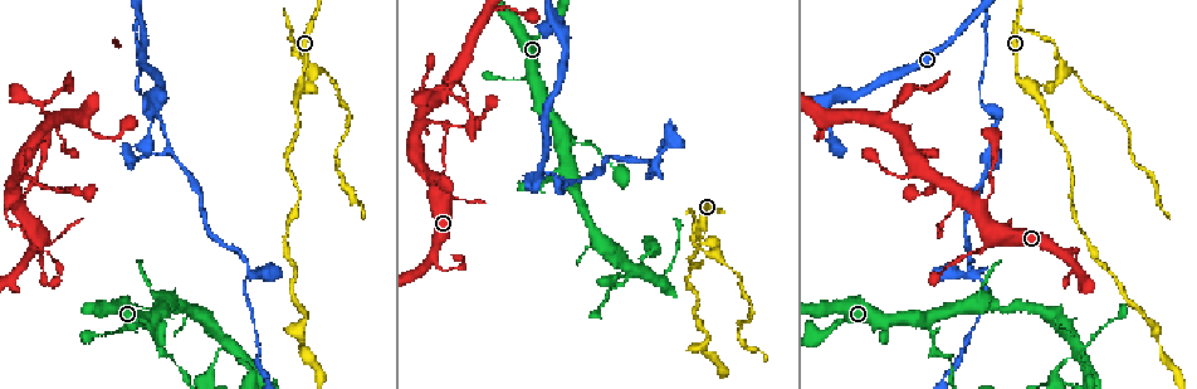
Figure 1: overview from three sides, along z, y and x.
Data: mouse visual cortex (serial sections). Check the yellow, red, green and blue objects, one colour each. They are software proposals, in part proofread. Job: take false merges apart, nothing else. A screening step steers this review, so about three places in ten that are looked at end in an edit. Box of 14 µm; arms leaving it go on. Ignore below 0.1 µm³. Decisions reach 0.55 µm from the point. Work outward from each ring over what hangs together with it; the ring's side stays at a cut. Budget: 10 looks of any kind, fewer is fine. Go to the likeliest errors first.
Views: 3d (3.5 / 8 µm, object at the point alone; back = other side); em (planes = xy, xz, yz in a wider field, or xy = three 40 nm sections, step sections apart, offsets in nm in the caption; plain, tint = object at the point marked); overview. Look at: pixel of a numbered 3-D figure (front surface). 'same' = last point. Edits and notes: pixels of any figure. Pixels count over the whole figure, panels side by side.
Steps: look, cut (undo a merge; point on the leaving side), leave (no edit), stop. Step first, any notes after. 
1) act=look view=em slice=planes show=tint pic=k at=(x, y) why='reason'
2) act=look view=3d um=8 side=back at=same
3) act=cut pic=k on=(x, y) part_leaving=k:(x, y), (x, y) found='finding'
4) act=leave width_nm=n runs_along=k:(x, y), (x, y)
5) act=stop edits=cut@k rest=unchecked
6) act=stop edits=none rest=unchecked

act=look view=3d um=3.5 pic=1 at=(934, 345) why='a narrow waist'

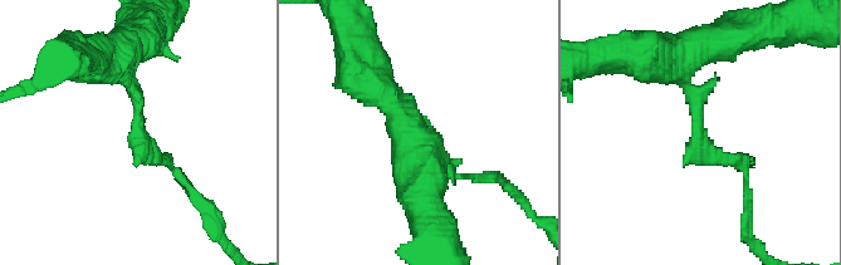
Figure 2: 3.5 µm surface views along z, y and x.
act=look view=em slice=xy step=1 show=tint pic=2 at=(137, 124) arm_widths_nm=200,350 why='need the tissue'

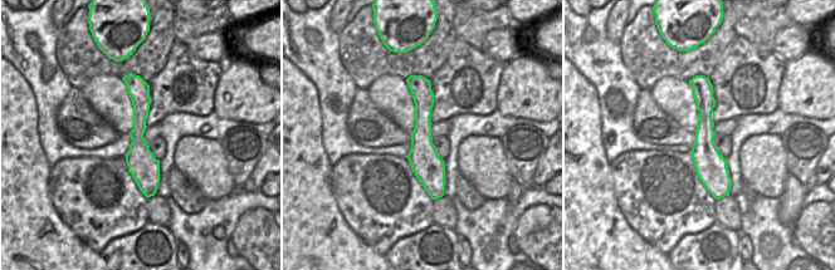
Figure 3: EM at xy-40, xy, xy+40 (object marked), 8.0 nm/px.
act=leave runs_along=2:(668, 60), (697, 96), (699, 141), (744, 172) found='one cell here'

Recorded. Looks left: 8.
act=look view=3d um=3.5 pic=1 at=(635, 267) why='narrows sharply'

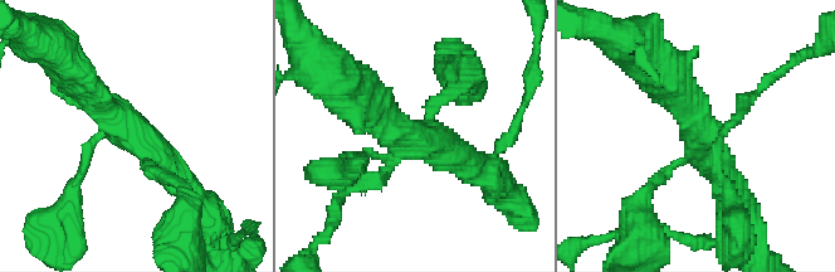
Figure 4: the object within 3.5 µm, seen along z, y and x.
act=look view=em slice=planes show=tint pic=4 at=(407, 134)

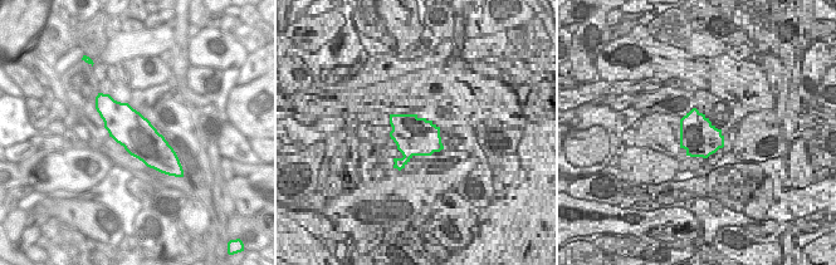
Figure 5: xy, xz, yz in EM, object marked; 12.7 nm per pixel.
act=leave runs_along=4:(71, 72), (182, 184) found='all the same cell'

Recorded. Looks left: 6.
act=look view=3d um=8 side=back pic=1 at=(981, 11) why='two arms in line, one across'

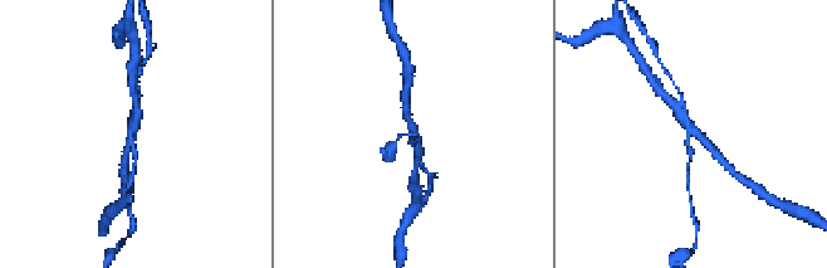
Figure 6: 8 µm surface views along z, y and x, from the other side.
act=look view=em slice=planes show=tint pic=6 at=(132, 131) arms=3 arm_widths_nm=150,200,300 why='need the tissue'

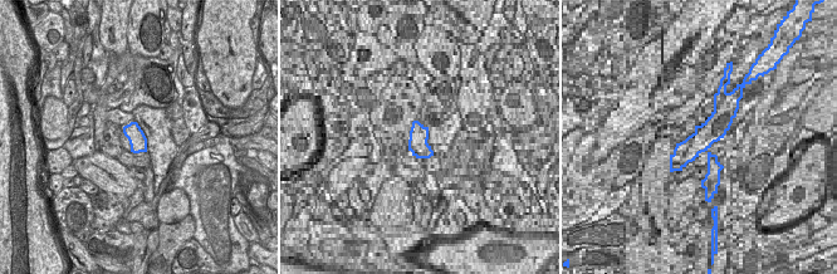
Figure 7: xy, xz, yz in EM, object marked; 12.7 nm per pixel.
act=cut pic=6 on=(135, 156) found='two cells meet here'

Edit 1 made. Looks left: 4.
act=look view=3d um=3.5 pic=1 at=(455, 125) why='narrows sharply'

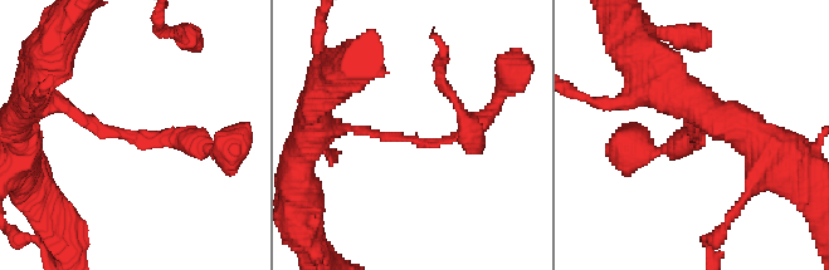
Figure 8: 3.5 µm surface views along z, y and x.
act=look view=em slice=xy step=5 show=plain pic=8 at=(408, 138) arm_widths_nm=150,200

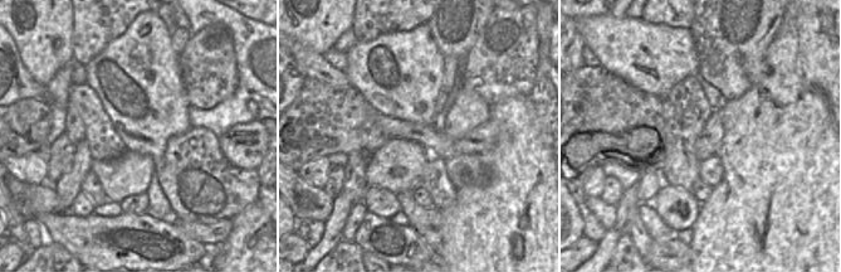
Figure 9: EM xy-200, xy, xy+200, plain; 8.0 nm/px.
act=look view=em slice=xy step=5 show=tint at=same why='with the object marked'

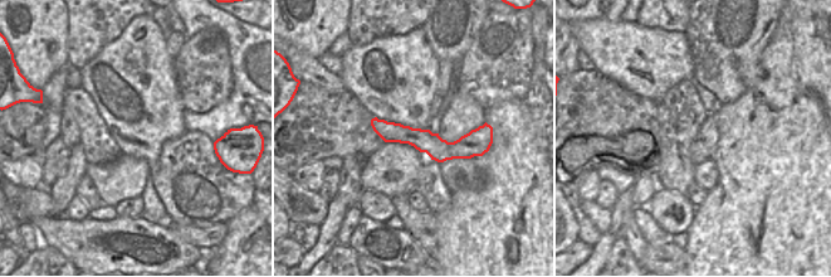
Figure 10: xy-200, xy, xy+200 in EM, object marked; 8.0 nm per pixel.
act=leave found='continuous, no second cell'

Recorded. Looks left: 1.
act=stop edits=cut@6 rest=unchecked

